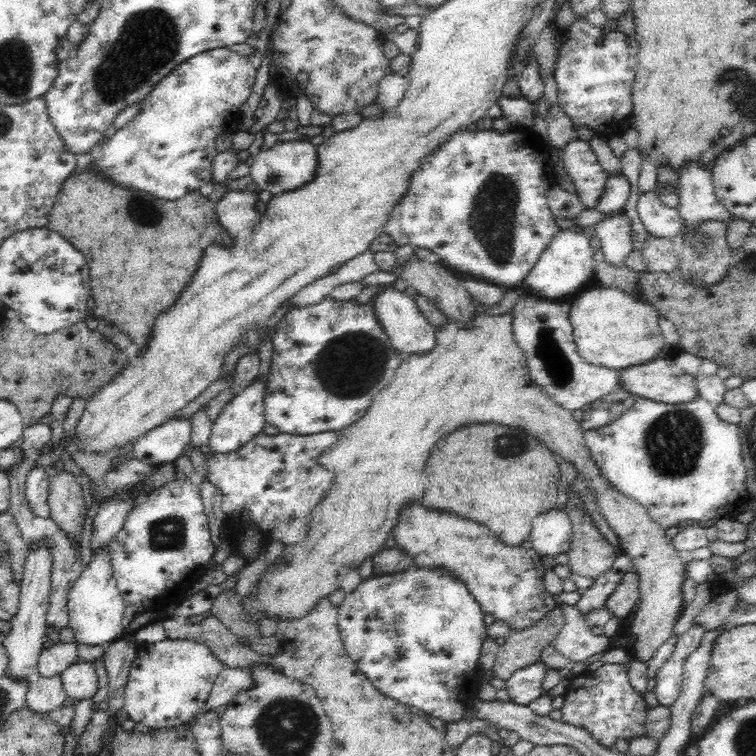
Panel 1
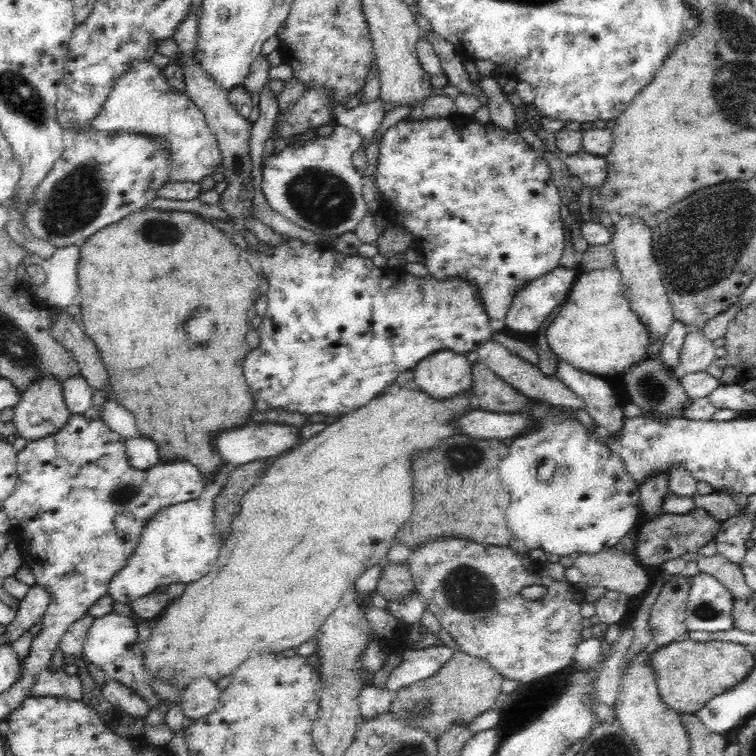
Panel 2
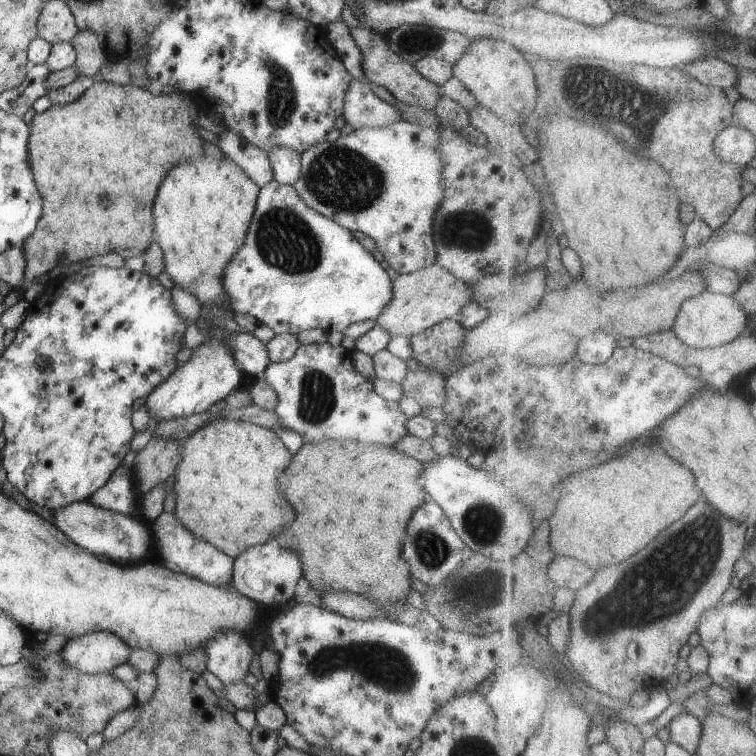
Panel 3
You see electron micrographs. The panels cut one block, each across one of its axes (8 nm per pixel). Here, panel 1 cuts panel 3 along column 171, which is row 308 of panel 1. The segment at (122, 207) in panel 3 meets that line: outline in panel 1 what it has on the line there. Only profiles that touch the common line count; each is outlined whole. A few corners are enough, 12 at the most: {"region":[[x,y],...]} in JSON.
{"region":[[64,180],[45,227],[86,257],[93,315],[131,354],[204,246],[232,246],[215,202]]}

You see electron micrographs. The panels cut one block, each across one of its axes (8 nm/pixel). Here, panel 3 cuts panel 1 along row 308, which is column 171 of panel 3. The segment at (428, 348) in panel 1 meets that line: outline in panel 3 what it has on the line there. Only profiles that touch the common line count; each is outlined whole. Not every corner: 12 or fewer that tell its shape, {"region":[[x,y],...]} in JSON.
{"region":[[208,337],[147,397],[156,421],[205,413],[240,386],[225,341]]}

